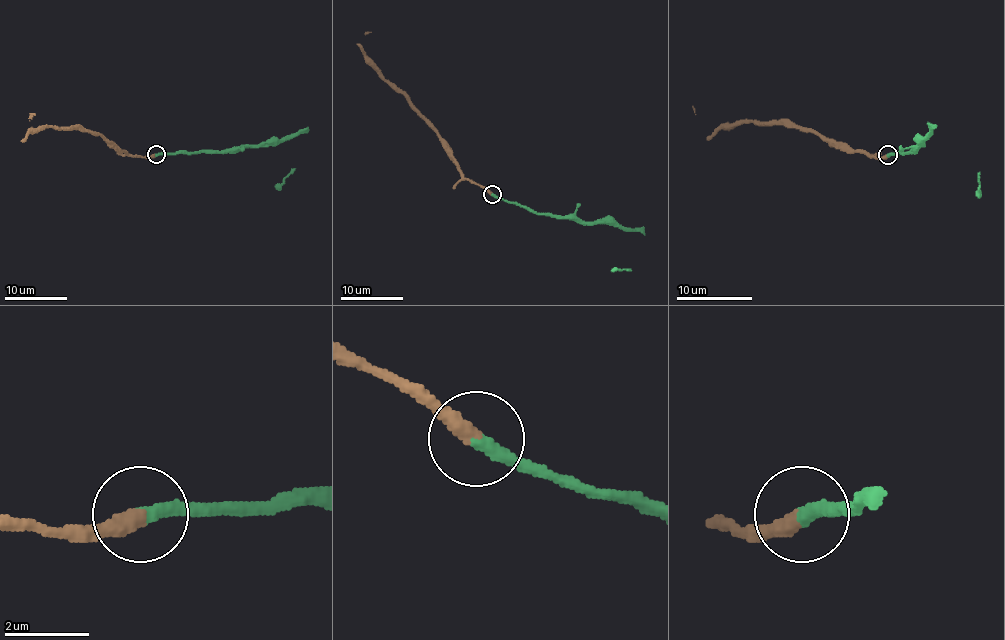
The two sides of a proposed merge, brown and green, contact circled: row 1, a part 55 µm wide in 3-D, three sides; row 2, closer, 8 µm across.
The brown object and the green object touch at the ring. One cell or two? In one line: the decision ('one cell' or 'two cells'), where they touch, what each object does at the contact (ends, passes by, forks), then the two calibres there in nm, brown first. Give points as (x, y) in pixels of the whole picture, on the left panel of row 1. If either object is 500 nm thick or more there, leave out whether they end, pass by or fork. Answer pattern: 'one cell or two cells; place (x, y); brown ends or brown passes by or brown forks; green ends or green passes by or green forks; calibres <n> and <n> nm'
one cell; place (156, 154); brown ends; green ends; calibres 400 and 360 nm

